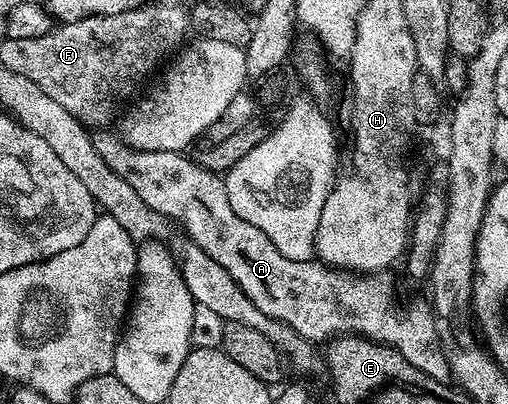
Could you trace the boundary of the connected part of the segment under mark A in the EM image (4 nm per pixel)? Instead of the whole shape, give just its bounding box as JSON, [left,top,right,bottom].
[91,130,448,381]

